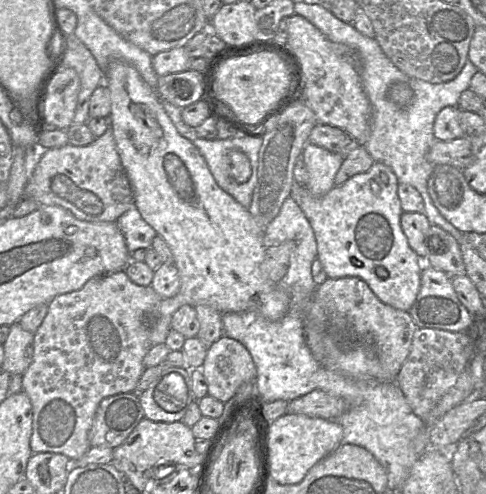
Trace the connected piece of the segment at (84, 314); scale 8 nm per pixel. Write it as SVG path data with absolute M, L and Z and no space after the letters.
M121 270L111 274L94 277L87 281L82 288L73 292L58 295L50 301L47 314L37 331L34 333L32 362L22 375L22 391L28 395L32 404L32 435L30 438L30 448L33 454L43 452L61 453L71 460L78 460L90 449L91 445L88 439L88 434L99 403L104 398L110 396L133 392L145 370L143 358L151 348L149 339L149 320L152 321L154 308L162 299L166 298L161 298L151 285L137 285L130 280L124 270Z

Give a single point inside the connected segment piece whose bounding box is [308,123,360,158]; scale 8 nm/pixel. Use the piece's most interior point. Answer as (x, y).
(335, 140)

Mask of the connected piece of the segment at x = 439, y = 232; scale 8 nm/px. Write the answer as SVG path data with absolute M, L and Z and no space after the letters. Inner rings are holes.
M430 225L426 236L428 254L424 265L445 272L449 277L466 275L460 245L442 228Z

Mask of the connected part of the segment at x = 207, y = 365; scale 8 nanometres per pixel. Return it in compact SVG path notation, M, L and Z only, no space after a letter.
M225 335L208 346L201 371L208 385L208 395L223 403L240 387L256 379L256 367L249 351Z

